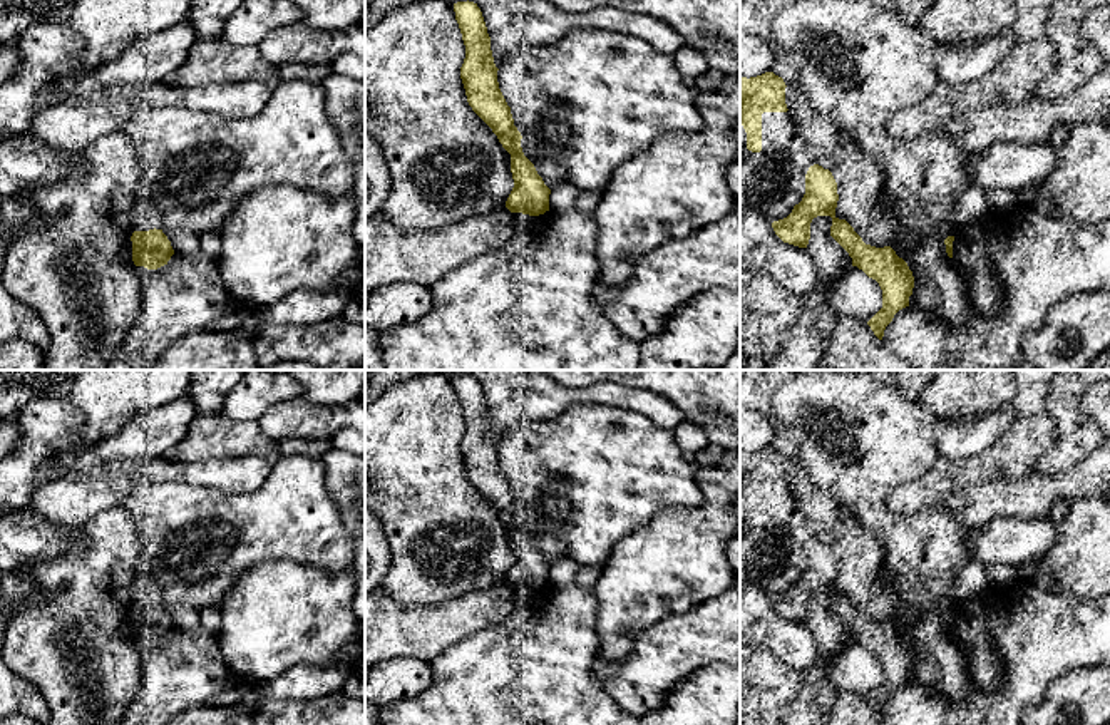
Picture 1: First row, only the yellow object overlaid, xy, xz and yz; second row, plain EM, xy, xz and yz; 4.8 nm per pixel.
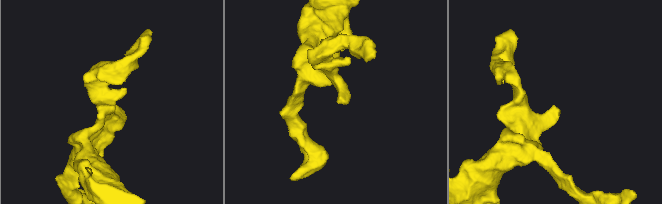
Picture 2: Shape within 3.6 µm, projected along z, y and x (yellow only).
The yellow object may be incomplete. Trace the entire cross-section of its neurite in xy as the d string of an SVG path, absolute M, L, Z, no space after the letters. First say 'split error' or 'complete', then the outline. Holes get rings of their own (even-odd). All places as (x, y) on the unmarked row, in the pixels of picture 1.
complete | M162 604L134 606L132 616L132 636L136 641L147 645L157 645L171 635L174 625Z

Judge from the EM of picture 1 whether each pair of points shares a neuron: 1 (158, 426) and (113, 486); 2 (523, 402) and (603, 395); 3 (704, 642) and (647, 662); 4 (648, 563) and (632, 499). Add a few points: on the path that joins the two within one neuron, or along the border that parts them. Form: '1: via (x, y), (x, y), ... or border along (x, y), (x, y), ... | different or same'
1: border along (166, 456), (109, 459), (94, 467) | different
2: via (543, 397), (583, 395) | same
3: via (690, 642), (683, 642), (660, 657) | same
4: border along (673, 509), (663, 509), (623, 536), (610, 555) | different

